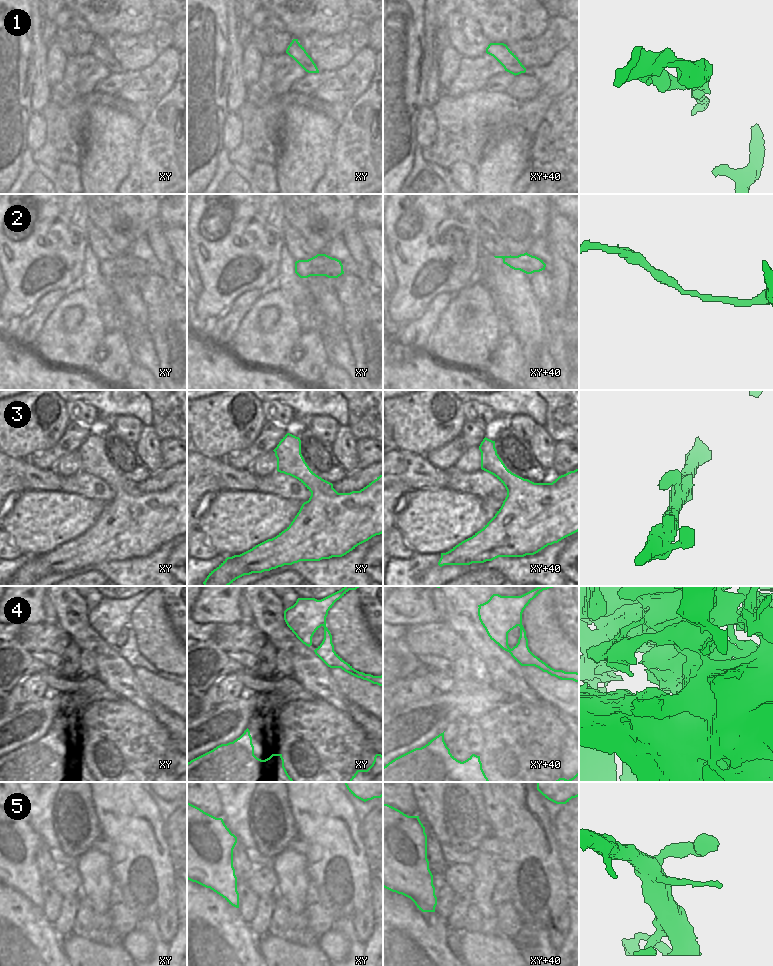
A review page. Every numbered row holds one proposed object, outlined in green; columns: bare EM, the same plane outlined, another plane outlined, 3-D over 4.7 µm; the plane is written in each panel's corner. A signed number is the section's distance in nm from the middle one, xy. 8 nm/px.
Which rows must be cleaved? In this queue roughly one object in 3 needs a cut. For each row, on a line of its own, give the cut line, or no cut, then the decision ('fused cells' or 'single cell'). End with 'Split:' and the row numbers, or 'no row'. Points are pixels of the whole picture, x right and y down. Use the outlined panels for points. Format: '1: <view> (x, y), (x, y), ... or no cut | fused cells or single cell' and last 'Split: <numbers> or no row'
1: xy (296, 60), (307, 71) | fused cells
2: no cut | single cell
3: no cut | single cell
4: xy (285, 610), (285, 621) | fused cells
5: no cut | single cell
Split: 1, 4

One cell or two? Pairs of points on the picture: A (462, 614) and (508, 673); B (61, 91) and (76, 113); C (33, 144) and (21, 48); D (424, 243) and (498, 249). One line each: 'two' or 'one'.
A: one
B: two
C: two
D: two

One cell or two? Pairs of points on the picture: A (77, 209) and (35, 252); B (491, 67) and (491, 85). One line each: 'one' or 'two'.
A: one
B: two

